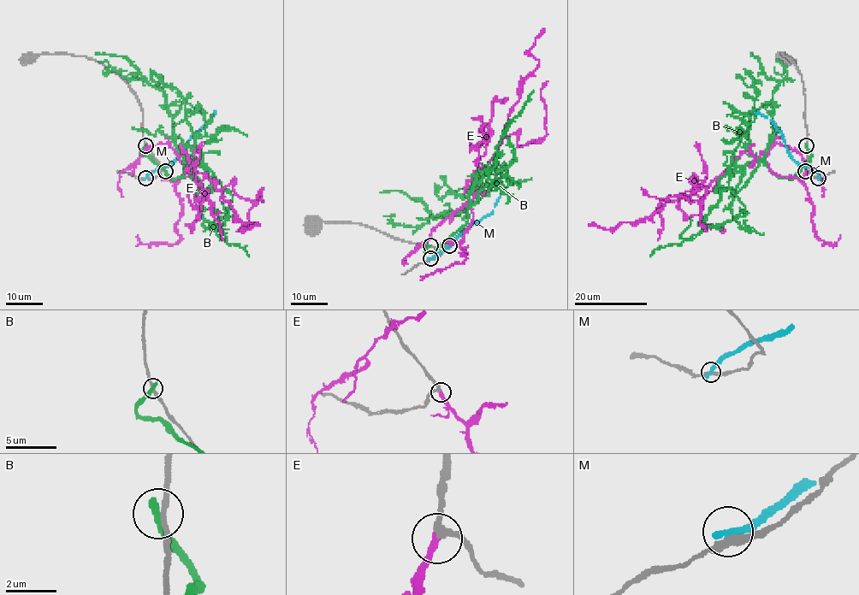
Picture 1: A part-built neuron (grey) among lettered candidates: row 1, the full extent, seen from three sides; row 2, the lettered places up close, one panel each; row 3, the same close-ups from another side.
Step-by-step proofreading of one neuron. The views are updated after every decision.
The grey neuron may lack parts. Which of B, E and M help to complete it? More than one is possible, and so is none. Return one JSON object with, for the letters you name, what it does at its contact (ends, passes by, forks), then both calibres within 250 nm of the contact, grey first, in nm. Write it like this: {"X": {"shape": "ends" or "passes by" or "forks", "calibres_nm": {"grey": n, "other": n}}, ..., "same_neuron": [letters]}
{"E": {"shape": "ends", "calibres_nm": {"grey": 190, "other": 240}}, "same_neuron": ["E"]}

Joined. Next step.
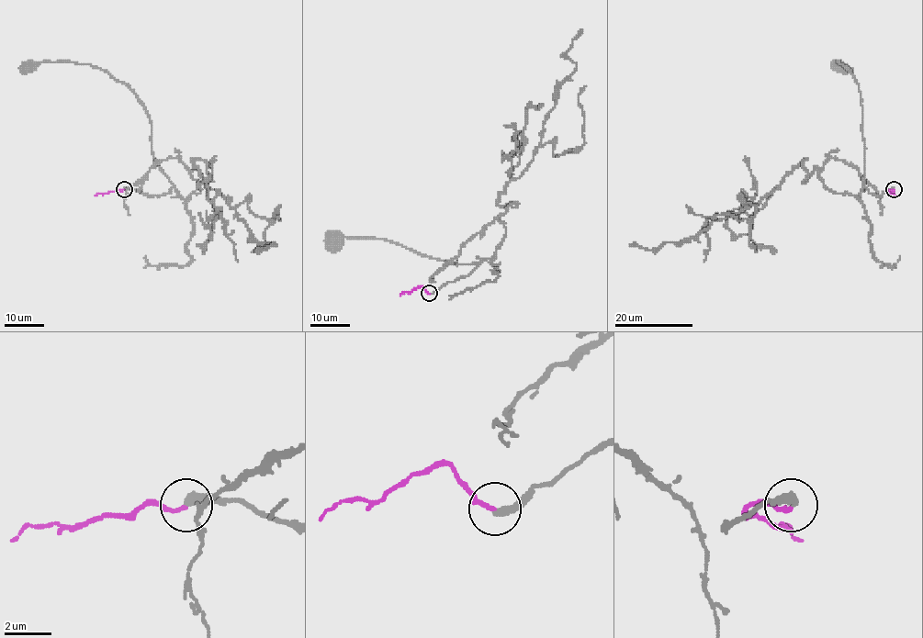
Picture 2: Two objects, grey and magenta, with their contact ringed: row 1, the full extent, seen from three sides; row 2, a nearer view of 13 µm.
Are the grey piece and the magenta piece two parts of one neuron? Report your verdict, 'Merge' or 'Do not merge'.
Merge

